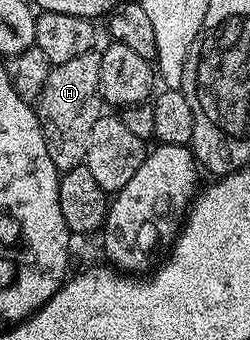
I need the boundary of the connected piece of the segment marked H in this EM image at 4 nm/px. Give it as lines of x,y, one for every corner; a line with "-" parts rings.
91,49
82,56
74,56
74,60
66,60
66,64
52,66
46,76
46,84
35,111
40,117
46,152
50,152
50,160
54,160
57,170
61,172
84,165
94,124
98,124
102,117
99,67
100,55
95,49

